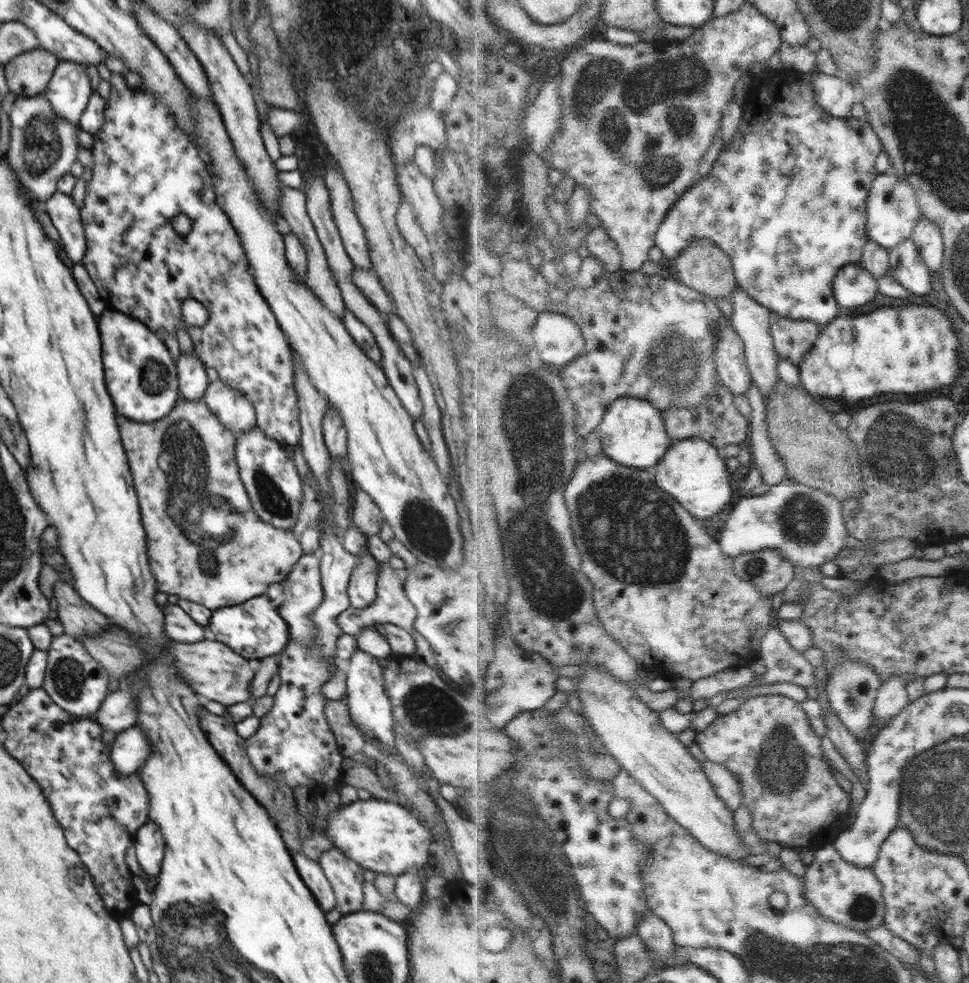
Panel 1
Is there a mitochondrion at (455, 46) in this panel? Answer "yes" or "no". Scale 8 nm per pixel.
no

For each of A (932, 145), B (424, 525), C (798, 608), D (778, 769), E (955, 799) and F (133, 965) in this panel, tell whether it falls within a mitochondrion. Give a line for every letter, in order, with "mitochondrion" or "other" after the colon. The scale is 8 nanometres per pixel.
A: mitochondrion
B: mitochondrion
C: other
D: mitochondrion
E: mitochondrion
F: other

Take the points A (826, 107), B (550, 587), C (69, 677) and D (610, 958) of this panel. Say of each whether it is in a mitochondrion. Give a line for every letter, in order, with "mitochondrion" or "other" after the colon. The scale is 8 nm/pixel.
A: other
B: mitochondrion
C: mitochondrion
D: other

